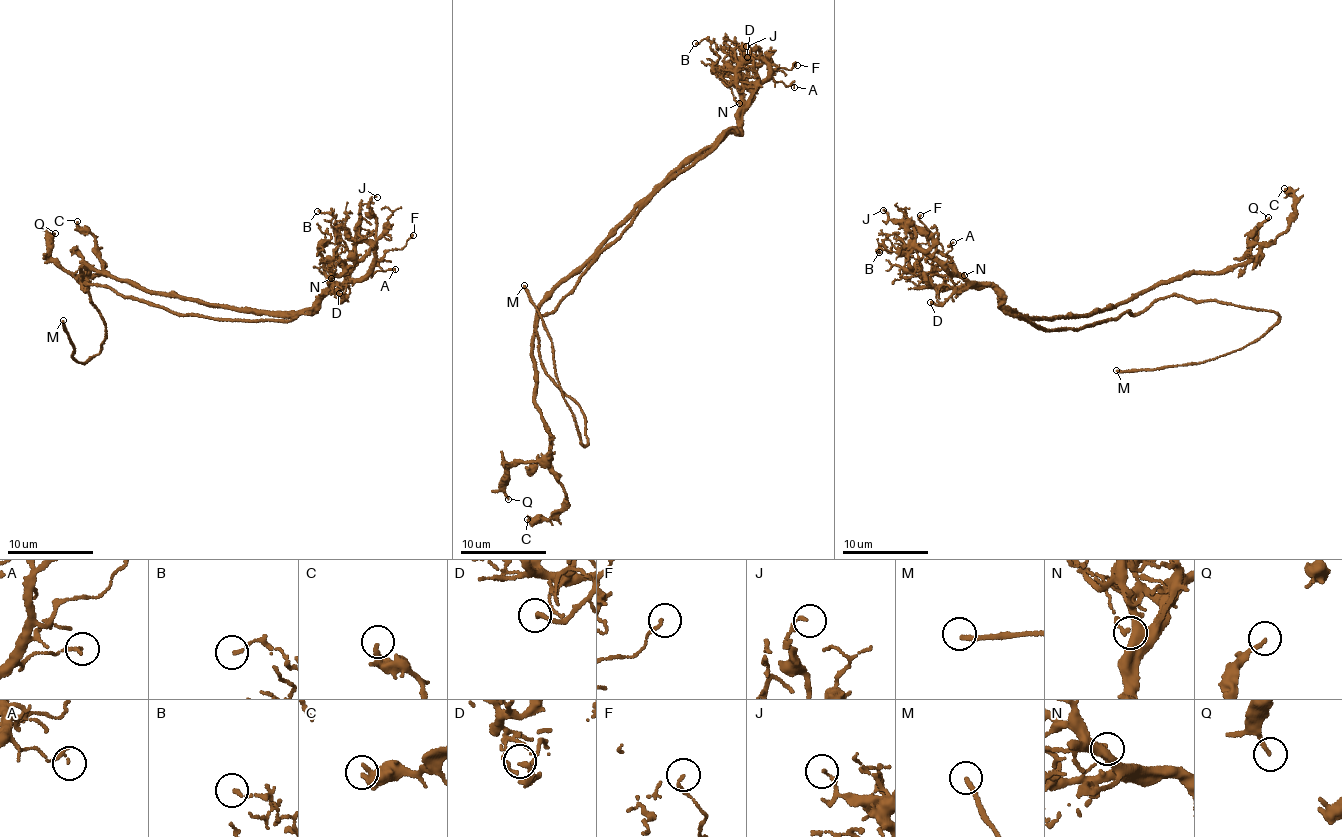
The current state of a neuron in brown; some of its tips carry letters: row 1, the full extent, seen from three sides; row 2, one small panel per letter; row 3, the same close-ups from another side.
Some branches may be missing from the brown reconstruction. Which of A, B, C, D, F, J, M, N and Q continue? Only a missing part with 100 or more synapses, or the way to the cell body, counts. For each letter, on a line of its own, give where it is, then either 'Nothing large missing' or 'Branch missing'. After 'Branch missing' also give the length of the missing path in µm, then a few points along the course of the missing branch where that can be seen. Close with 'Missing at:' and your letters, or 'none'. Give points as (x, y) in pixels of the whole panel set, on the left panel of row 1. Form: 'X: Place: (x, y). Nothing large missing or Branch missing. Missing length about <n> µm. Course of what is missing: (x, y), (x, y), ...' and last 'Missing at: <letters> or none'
A: Place: (395, 269). Nothing large missing
B: Place: (317, 211). Nothing large missing
C: Place: (77, 221). Nothing large missing
D: Place: (339, 293). Nothing large missing
F: Place: (413, 235). Nothing large missing
J: Place: (377, 197). Nothing large missing
M: Place: (63, 320). Branch missing. Missing length about 5 µm. Course of what is missing: (63, 320), (63, 297), (58, 288), (52, 290)
N: Place: (331, 278). Nothing large missing
Q: Place: (55, 233). Nothing large missing
Missing at: M

